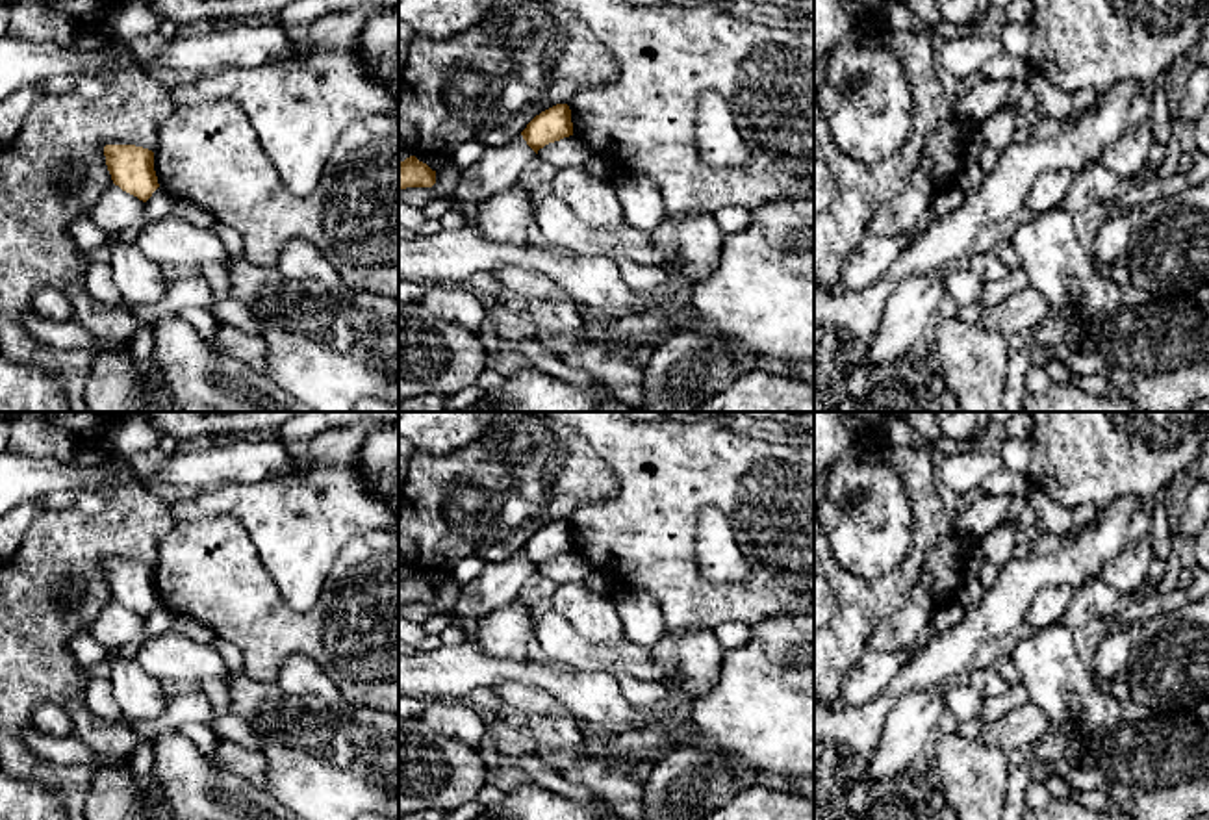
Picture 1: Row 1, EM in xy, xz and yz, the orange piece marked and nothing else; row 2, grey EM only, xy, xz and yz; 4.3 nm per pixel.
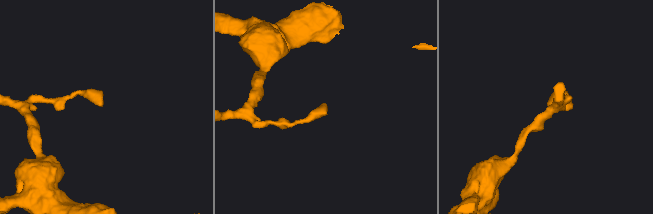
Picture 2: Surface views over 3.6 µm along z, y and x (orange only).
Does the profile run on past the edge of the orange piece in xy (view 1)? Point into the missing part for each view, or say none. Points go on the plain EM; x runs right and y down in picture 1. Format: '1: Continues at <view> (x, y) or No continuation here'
1: No continuation here

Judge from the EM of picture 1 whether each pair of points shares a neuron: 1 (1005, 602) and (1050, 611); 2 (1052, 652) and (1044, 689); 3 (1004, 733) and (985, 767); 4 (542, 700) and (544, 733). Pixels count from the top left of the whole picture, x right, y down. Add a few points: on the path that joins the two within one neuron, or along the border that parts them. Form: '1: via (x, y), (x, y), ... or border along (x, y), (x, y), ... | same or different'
1: border along (1067, 583), (1046, 583), (1039, 590), (1024, 627) | different
2: via (1050, 661), (1050, 679) | same
3: border along (979, 737), (1005, 754) | different
4: border along (529, 713), (566, 715), (583, 731) | different

